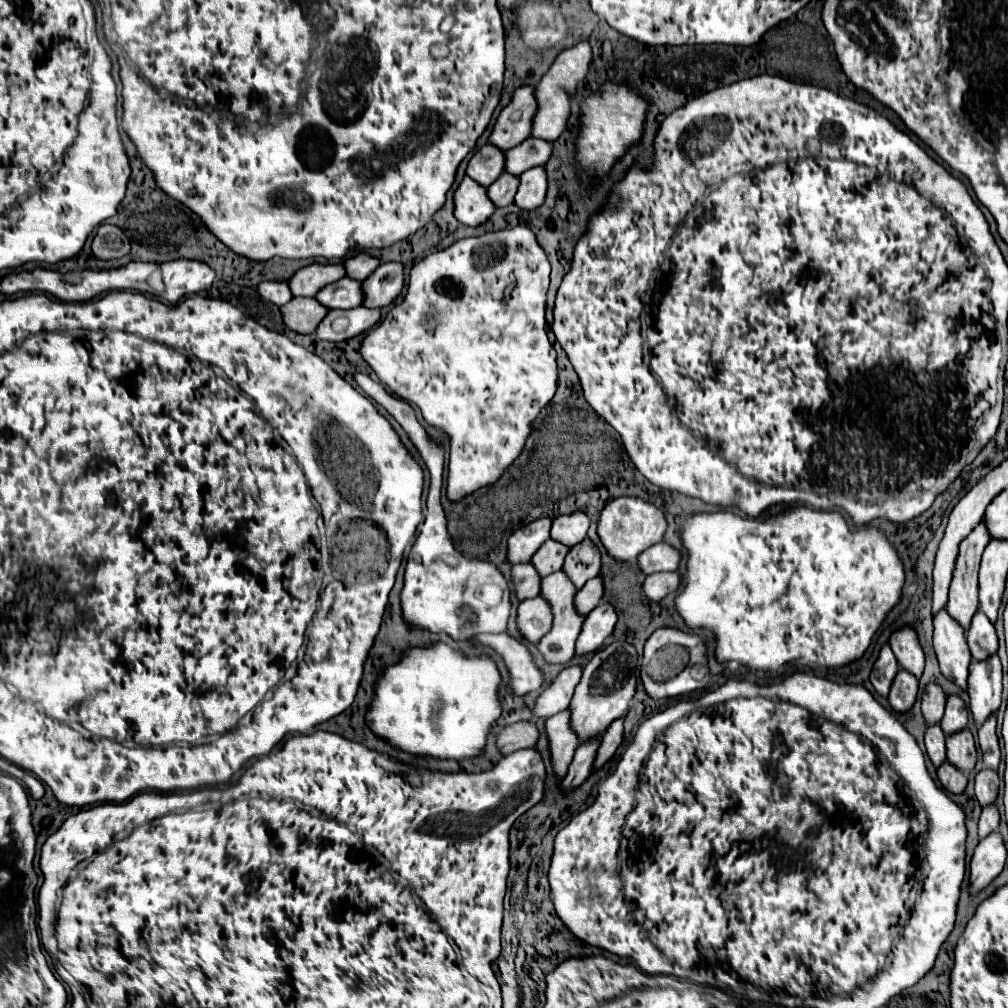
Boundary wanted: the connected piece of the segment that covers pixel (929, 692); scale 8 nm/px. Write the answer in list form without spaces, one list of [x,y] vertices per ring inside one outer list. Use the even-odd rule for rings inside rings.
[[[929,684],[927,690],[923,692],[923,698],[921,698],[921,712],[923,712],[923,718],[929,726],[933,724],[939,724],[941,718],[943,718],[943,708],[945,708],[945,692],[937,686],[937,684]]]

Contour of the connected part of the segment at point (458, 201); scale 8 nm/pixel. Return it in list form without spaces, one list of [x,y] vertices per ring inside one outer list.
[[[463,178],[463,182],[453,192],[455,198],[455,218],[457,222],[477,228],[489,220],[489,216],[495,212],[495,206],[491,200],[487,200],[487,190],[483,186],[473,184],[471,178]]]

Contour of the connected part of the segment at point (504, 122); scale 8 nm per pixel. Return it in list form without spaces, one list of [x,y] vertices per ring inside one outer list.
[[[523,86],[515,90],[513,100],[501,110],[489,142],[503,152],[515,148],[515,144],[519,146],[525,138],[529,138],[531,116],[535,116],[533,86]]]

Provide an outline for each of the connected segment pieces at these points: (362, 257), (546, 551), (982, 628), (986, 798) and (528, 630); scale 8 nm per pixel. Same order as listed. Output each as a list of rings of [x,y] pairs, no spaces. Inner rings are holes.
[[[363,252],[357,256],[351,256],[343,262],[345,276],[353,278],[353,280],[365,280],[373,272],[375,266],[379,266],[379,260],[369,254],[363,254]]]
[[[547,540],[531,558],[531,564],[539,572],[539,576],[549,576],[551,572],[561,570],[563,560],[567,556],[567,548],[563,544],[555,544],[555,540]]]
[[[977,612],[977,616],[971,622],[971,628],[967,632],[967,644],[971,648],[971,656],[973,660],[981,662],[987,660],[989,656],[997,654],[997,634],[993,624],[981,616],[981,612]]]
[[[989,768],[981,770],[977,774],[977,778],[975,778],[975,796],[977,796],[977,802],[981,806],[995,804],[997,794],[999,794],[999,778],[997,778],[997,772],[991,772]]]
[[[539,596],[535,600],[523,600],[517,606],[517,628],[525,640],[539,642],[541,636],[545,636],[547,630],[551,630],[551,608],[547,608],[547,602]]]

